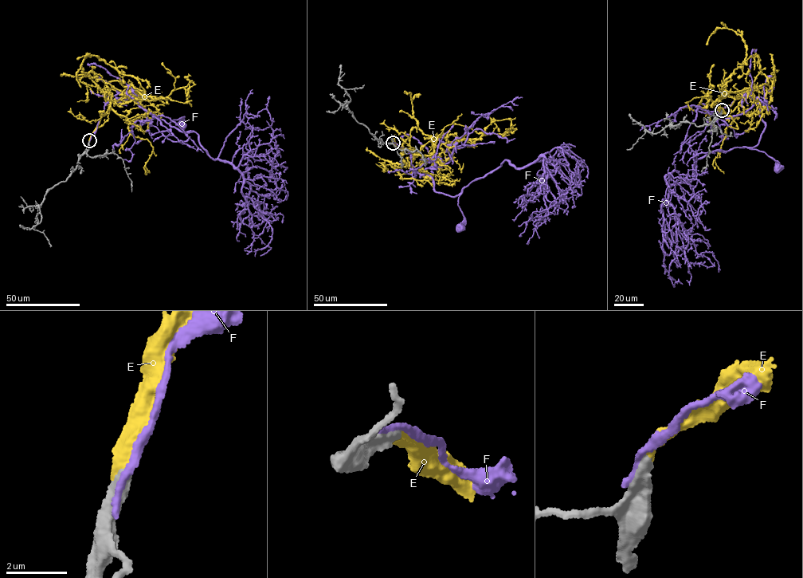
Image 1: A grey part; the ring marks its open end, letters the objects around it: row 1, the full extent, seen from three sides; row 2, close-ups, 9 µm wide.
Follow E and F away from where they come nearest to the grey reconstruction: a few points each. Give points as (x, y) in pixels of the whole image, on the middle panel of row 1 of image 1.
E: (393, 143), (414, 159), (430, 140), (459, 140), (456, 133), (429, 136), (419, 130), (408, 93)
F: (393, 143), (409, 151), (410, 169), (429, 174), (435, 190), (460, 194), (458, 206), (464, 218), (460, 228)

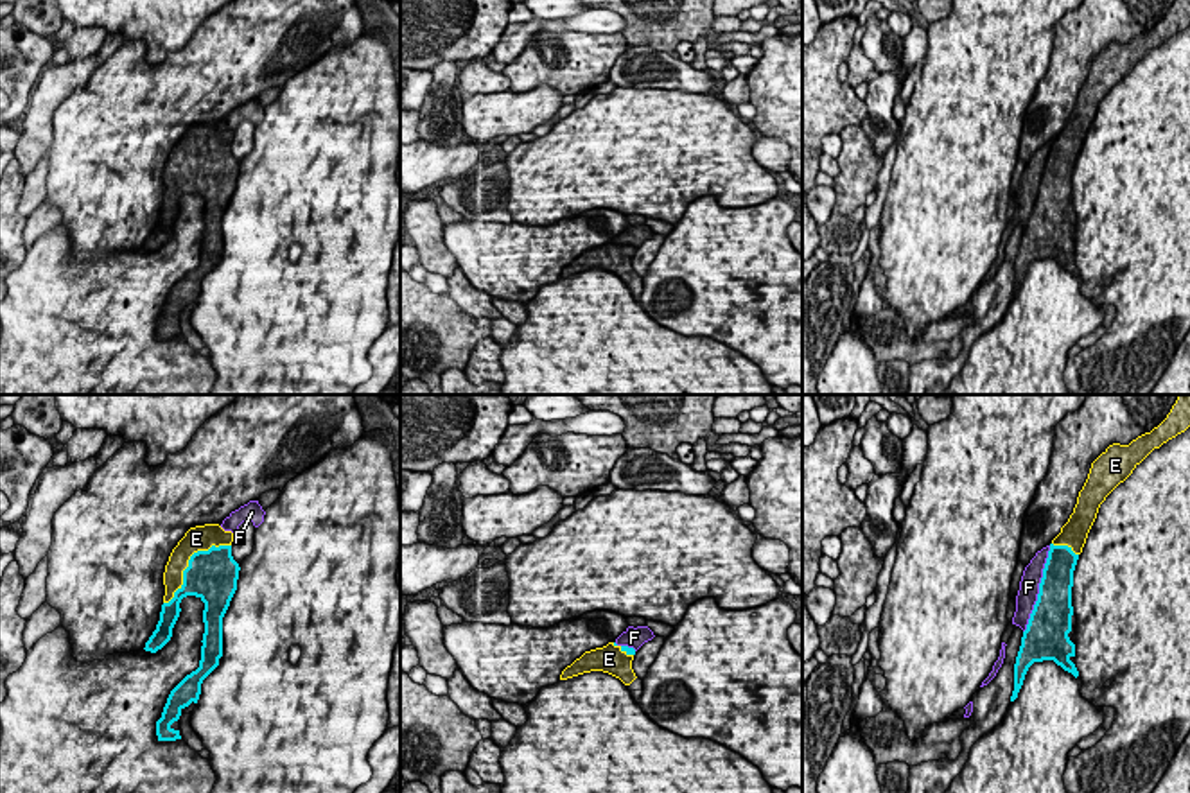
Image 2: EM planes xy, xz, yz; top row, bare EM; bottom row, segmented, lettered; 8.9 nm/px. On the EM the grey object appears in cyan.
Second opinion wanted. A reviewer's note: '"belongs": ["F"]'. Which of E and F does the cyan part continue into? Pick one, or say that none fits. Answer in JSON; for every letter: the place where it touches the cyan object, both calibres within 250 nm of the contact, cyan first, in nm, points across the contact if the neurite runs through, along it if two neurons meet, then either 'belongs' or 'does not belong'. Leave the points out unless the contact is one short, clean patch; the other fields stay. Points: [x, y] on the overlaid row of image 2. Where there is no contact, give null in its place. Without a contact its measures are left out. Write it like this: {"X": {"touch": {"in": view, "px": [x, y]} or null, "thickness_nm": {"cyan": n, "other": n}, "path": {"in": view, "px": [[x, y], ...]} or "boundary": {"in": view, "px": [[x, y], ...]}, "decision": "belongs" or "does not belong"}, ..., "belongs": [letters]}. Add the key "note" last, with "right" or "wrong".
{"E": {"touch": {"in": "xy", "px": [189, 562]}, "thickness_nm": {"cyan": 460, "other": 220}, "decision": "belongs"}, "F": {"touch": {"in": "yz", "px": [1040, 589]}, "thickness_nm": {"cyan": 360, "other": 190}, "decision": "does not belong"}, "belongs": ["E"], "note": "wrong"}

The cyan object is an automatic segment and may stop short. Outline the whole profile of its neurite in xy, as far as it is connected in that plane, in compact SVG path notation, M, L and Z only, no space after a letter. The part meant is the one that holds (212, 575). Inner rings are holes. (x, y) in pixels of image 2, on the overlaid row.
M219 524L190 527L165 565L160 621L144 649L156 653L171 640L181 612L179 603L187 596L196 596L205 603L205 633L199 667L171 691L162 718L156 721L158 741L181 739L179 730L171 725L179 719L185 707L197 703L203 680L223 657L223 617L237 590L241 571L232 556L232 542L233 533L224 531Z

